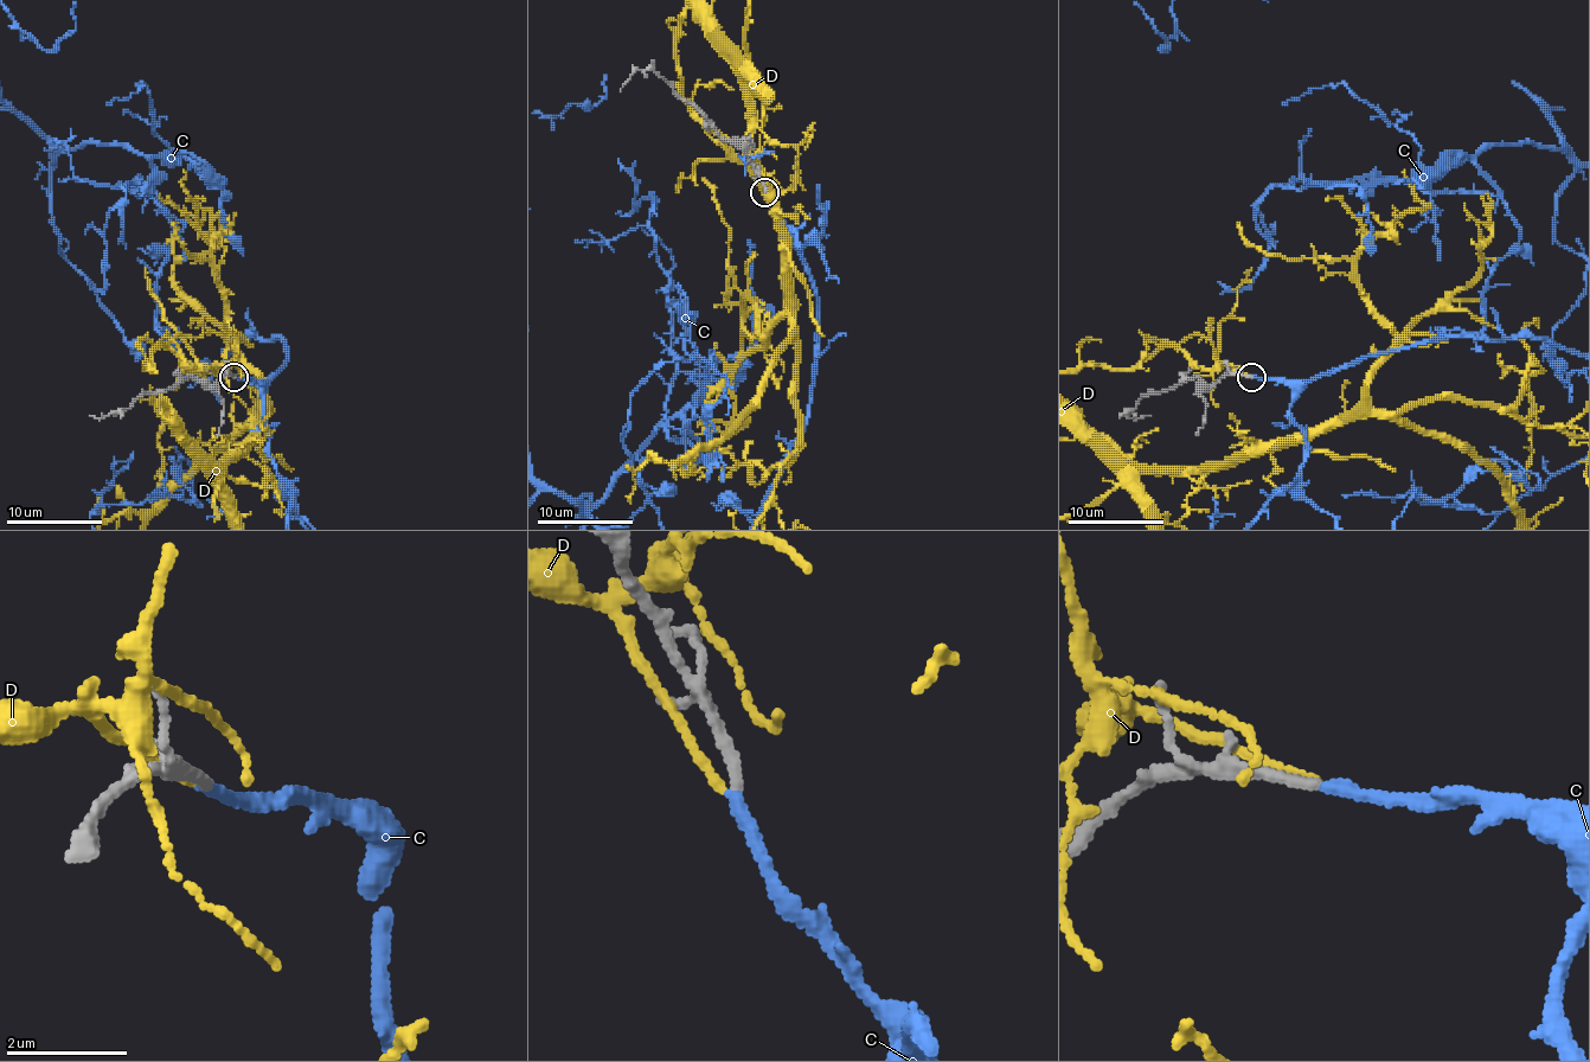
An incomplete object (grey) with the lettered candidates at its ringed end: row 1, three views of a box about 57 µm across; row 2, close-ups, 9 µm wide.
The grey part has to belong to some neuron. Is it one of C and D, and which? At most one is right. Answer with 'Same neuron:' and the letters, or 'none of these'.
Same neuron: C

